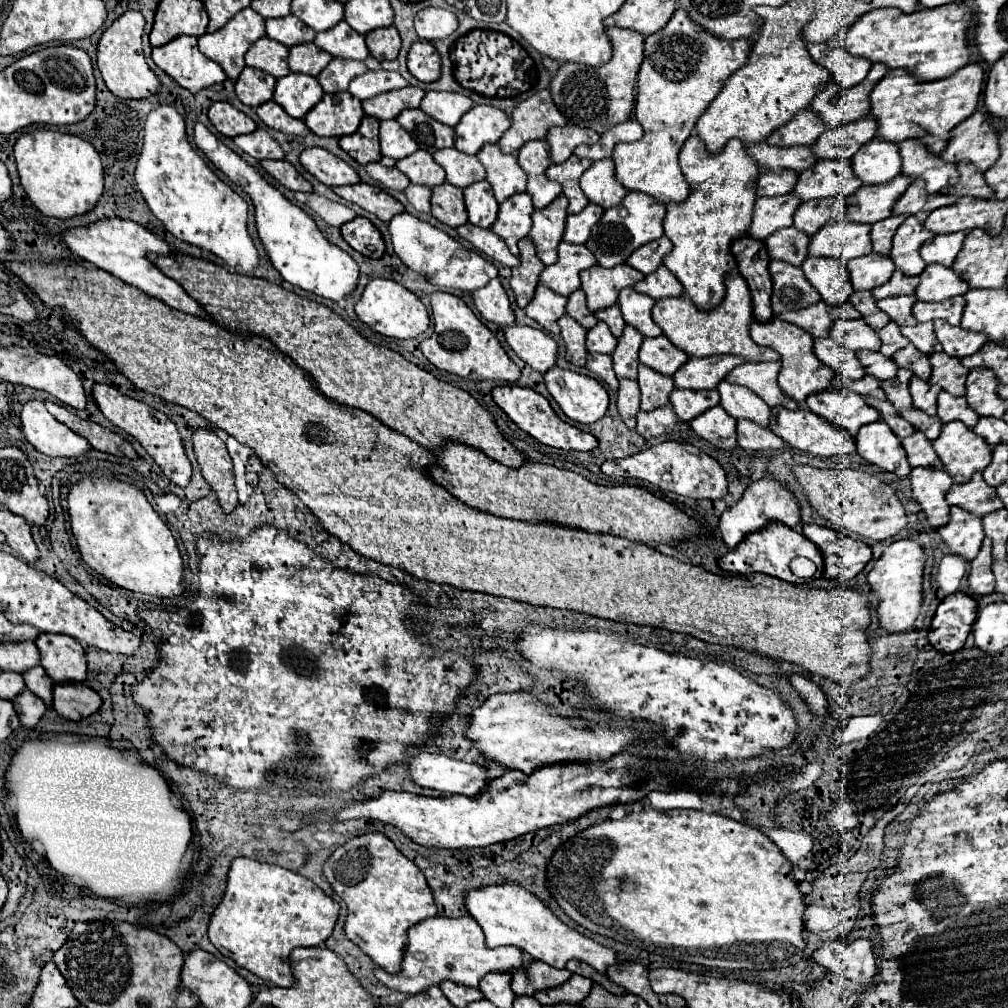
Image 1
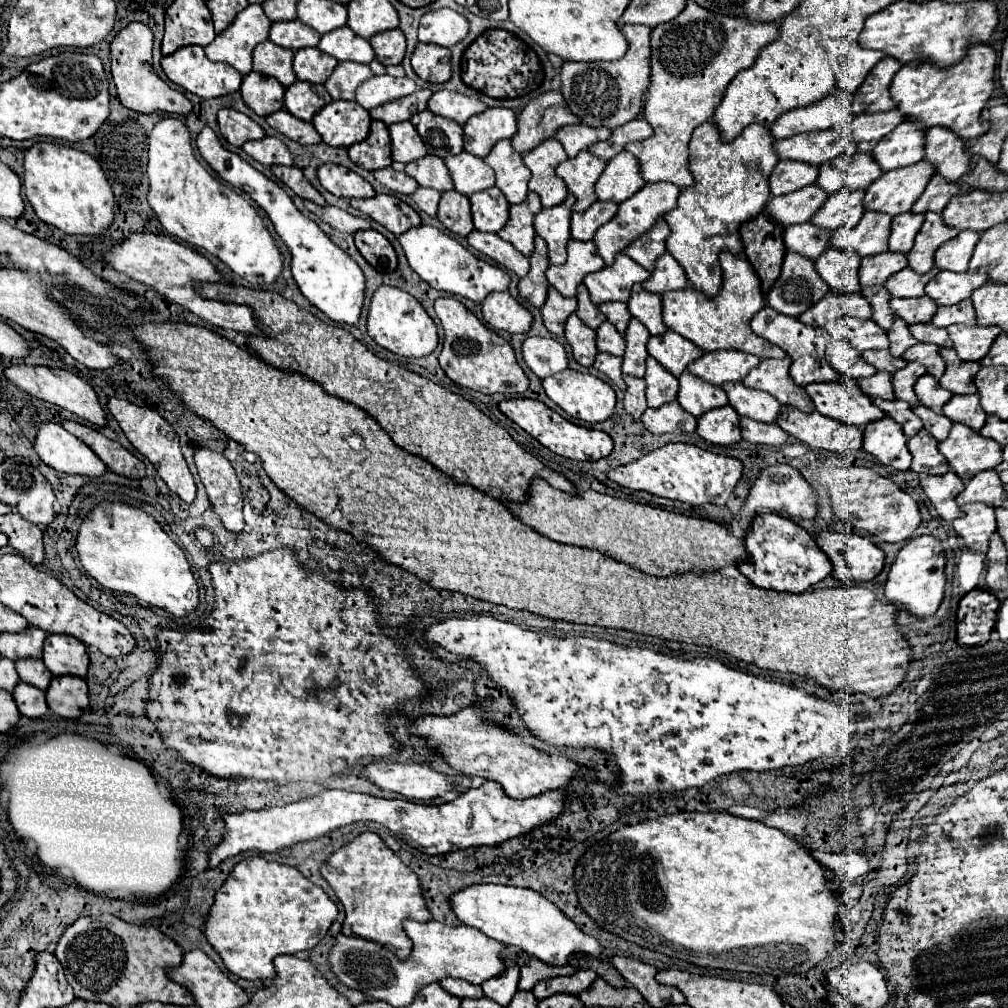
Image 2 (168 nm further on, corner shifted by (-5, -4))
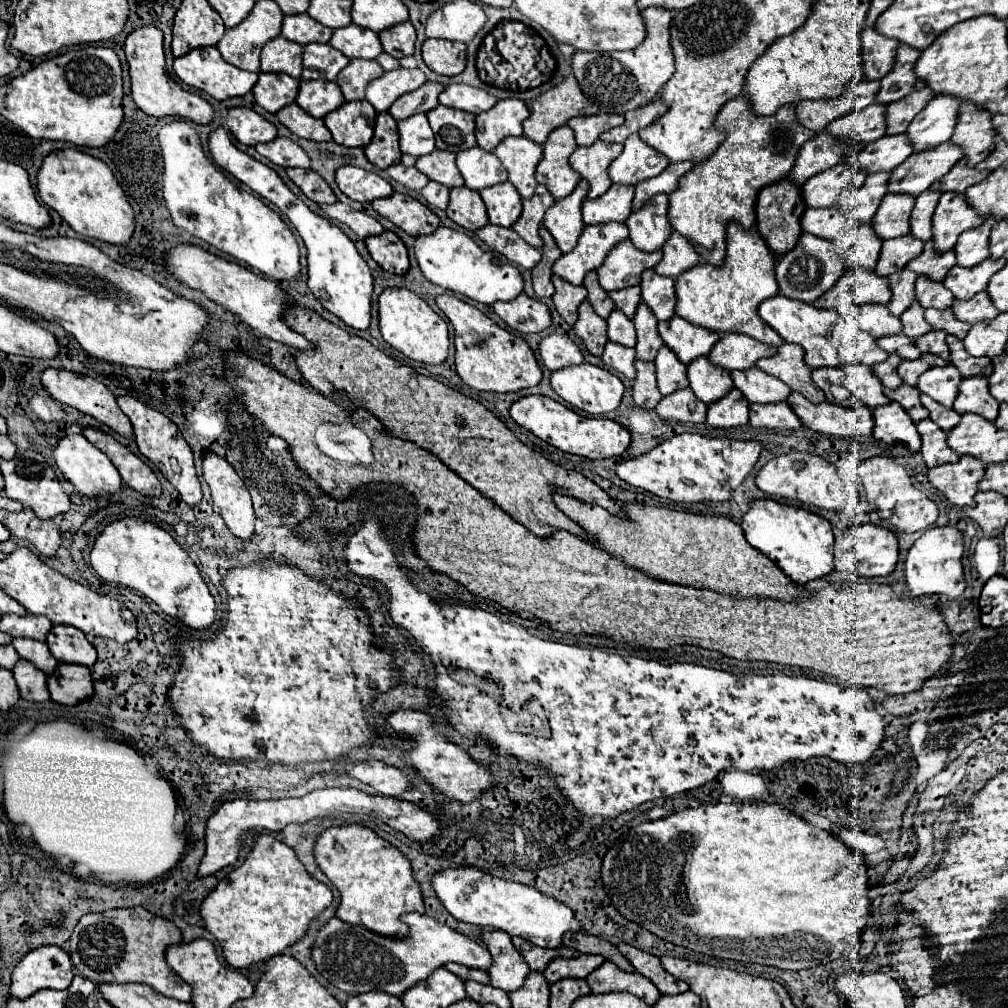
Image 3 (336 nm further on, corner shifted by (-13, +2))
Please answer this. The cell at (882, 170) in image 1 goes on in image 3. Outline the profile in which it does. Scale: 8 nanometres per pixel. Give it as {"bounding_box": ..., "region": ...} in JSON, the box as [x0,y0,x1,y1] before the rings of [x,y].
{"bounding_box":[905,95,961,151],"region":[[[949,95],[933,97],[927,103],[927,107],[915,115],[915,119],[905,131],[913,151],[931,149],[935,145],[949,141],[955,129],[959,105],[961,101]]]}

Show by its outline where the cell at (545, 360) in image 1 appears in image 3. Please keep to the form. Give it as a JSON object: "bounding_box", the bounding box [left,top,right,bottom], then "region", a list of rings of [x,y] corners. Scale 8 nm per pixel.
{"bounding_box":[539,333,583,371],"region":[[[551,333],[543,337],[539,343],[539,353],[549,371],[583,363],[583,355],[579,347],[567,335],[559,335],[559,333]]]}

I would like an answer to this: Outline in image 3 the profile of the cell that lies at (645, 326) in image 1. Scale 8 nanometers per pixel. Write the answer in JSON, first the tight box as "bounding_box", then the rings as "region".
{"bounding_box":[641,269,675,321],"region":[[[647,269],[641,279],[641,301],[655,313],[659,321],[669,321],[675,315],[675,289],[673,279]]]}

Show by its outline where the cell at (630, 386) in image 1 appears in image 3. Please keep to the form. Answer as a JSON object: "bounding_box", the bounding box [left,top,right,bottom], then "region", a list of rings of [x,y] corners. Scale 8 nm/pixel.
{"bounding_box":[633,361,663,409],"region":[[[635,361],[635,369],[637,369],[637,377],[633,381],[633,401],[639,407],[655,409],[655,405],[663,397],[657,389],[657,383],[655,383],[655,365]]]}

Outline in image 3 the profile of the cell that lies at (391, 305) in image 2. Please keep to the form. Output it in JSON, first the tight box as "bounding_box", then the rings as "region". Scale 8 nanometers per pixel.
{"bounding_box":[379,289,449,363],"region":[[[385,289],[379,295],[379,329],[383,339],[401,351],[405,357],[421,363],[443,363],[447,359],[449,335],[447,323],[413,291],[409,289]]]}

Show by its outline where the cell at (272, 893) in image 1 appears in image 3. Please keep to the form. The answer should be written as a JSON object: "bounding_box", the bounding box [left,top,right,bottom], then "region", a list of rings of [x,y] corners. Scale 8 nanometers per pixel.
{"bounding_box":[201,835,333,969],"region":[[[259,835],[245,863],[233,869],[201,903],[205,927],[223,947],[225,961],[235,969],[267,961],[297,943],[309,923],[333,903],[325,883],[313,879],[295,851],[271,835]]]}

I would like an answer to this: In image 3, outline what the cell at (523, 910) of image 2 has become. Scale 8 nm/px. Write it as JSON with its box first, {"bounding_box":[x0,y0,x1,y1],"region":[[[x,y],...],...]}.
{"bounding_box":[433,867,583,947],"region":[[[459,867],[459,869],[445,869],[433,875],[433,889],[437,897],[443,901],[445,909],[457,919],[465,923],[473,923],[479,927],[501,929],[509,935],[519,935],[529,939],[537,947],[561,947],[561,937],[565,933],[579,933],[583,931],[581,923],[575,921],[575,915],[567,905],[539,893],[535,887],[497,879],[489,873],[483,873],[475,867]]]}

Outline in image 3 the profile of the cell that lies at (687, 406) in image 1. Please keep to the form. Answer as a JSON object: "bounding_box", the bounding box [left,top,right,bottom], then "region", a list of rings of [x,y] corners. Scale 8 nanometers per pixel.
{"bounding_box":[687,357,733,405],"region":[[[699,357],[693,363],[687,365],[687,375],[689,375],[689,387],[693,389],[695,397],[699,397],[699,401],[711,405],[717,399],[723,399],[731,389],[733,389],[733,381],[731,375],[709,363],[707,357]]]}

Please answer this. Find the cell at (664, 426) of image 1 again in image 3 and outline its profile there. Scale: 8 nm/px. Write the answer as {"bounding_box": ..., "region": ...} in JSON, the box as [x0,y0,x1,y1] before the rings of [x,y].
{"bounding_box":[655,387,707,423],"region":[[[689,387],[675,391],[659,401],[655,407],[659,417],[677,423],[703,423],[707,415],[707,405],[699,401]]]}

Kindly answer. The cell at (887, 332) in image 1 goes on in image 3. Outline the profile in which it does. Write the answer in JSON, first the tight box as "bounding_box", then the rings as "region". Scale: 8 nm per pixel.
{"bounding_box":[901,301,931,339],"region":[[[913,301],[911,307],[901,315],[901,323],[903,323],[903,333],[911,339],[917,339],[927,331],[931,331],[931,325],[923,319],[923,307],[917,301]]]}

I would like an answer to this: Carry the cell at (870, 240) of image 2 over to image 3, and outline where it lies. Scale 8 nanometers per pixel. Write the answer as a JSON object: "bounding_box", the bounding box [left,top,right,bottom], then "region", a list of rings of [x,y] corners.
{"bounding_box":[871,193,915,239],"region":[[[887,193],[871,219],[871,227],[875,235],[885,239],[897,239],[909,235],[909,215],[913,209],[915,197],[895,197]]]}

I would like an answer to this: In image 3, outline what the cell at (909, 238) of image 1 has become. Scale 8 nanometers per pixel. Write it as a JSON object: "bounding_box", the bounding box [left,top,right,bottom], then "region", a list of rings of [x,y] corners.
{"bounding_box":[933,193,985,253],"region":[[[943,193],[937,209],[933,213],[933,245],[937,253],[951,251],[957,243],[957,237],[967,231],[981,225],[985,217],[979,217],[963,195]]]}

